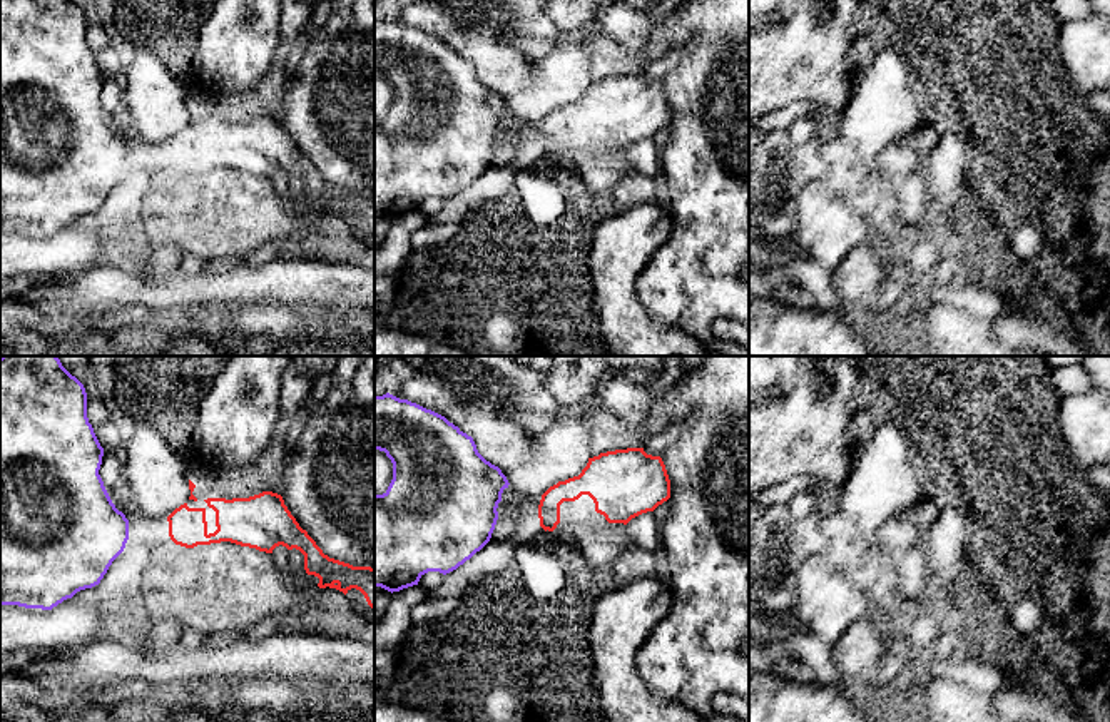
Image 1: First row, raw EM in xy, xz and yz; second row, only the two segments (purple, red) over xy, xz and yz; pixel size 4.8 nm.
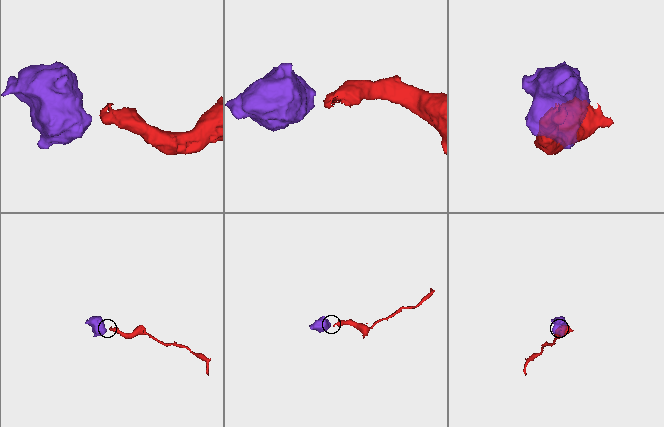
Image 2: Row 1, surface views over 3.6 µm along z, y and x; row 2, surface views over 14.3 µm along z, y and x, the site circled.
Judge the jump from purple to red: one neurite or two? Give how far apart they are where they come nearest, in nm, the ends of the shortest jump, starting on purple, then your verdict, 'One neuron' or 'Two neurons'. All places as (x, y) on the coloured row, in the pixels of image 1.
Distance 170 nm. Across: xz (509, 483), (542, 495). One neuron

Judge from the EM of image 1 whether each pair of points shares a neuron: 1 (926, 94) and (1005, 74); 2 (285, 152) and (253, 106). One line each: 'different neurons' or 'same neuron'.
1: same neuron
2: same neuron

